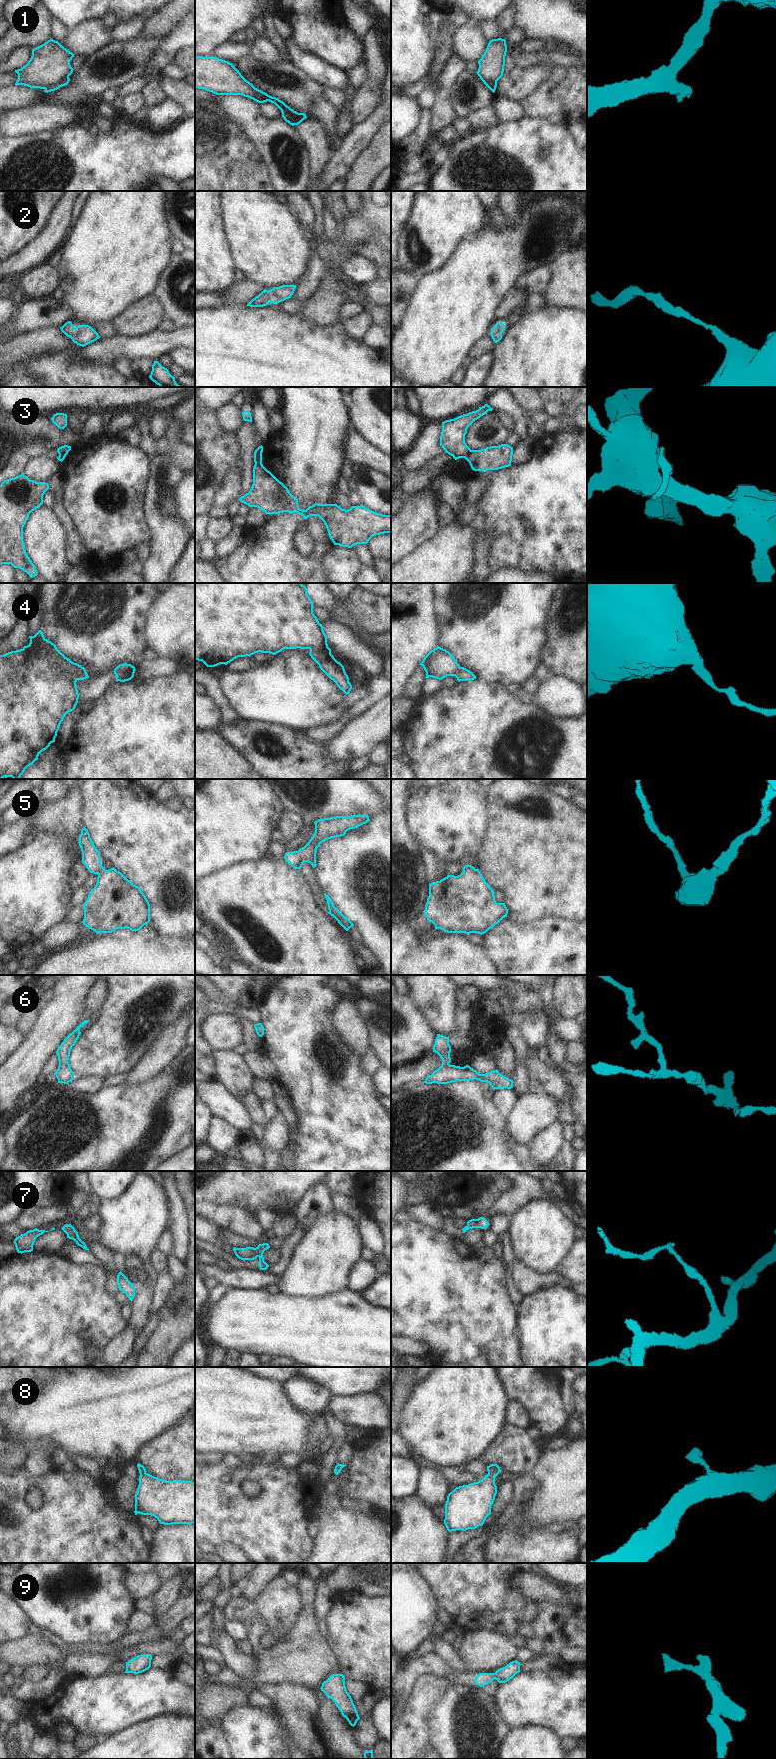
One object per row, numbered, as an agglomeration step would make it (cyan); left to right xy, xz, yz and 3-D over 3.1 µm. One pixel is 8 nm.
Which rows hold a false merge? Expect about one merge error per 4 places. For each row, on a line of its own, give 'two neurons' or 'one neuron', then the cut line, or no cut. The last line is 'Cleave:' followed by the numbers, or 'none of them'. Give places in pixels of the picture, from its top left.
1: two neurons; cut xy (68, 76), (55, 86), (44, 88)
2: one neuron; cut none
3: two neurons; cut yz (471, 450), (465, 458)
4: two neurons; cut xz (310, 649), (330, 653)
5: one neuron; cut none
6: one neuron; cut none
7: one neuron; cut none
8: one neuron; cut none
9: one neuron; cut none
Cleave: 1, 3, 4

